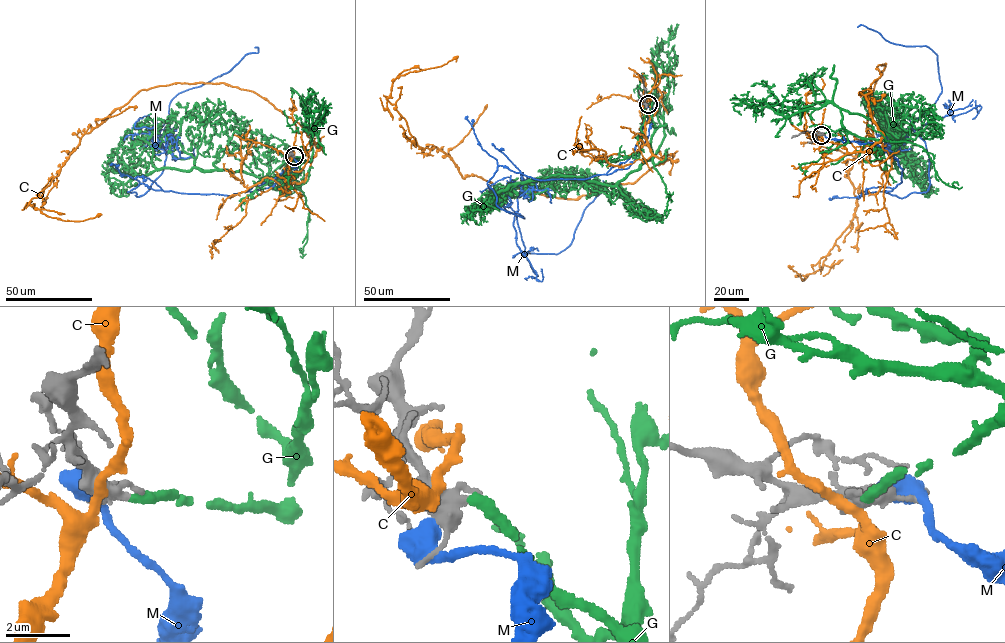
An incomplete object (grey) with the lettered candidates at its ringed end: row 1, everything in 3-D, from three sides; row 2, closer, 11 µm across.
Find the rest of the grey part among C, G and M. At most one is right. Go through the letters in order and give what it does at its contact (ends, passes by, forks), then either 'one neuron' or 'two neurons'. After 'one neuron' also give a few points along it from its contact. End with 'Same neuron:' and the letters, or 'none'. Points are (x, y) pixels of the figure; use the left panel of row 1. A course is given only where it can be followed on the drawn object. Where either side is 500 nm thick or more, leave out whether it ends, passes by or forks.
C: it passes by | two neurons
G: it ends | one neuron | via (294, 156), (309, 161), (312, 143), (264, 180), (196, 168), (140, 176), (113, 154), (122, 177)
M: two neurons
Same neuron: G

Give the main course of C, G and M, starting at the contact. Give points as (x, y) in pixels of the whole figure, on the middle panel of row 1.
C: (646, 103), (648, 146), (674, 156), (633, 183), (575, 199), (463, 178), (387, 99), (397, 77), (458, 56)
G: (648, 104), (667, 126), (664, 137), (615, 185), (550, 175), (512, 183), (468, 215), (475, 203), (481, 209)
M: (646, 105), (631, 157), (605, 174), (499, 165), (487, 184), (524, 217), (525, 253), (557, 254), (602, 180)

